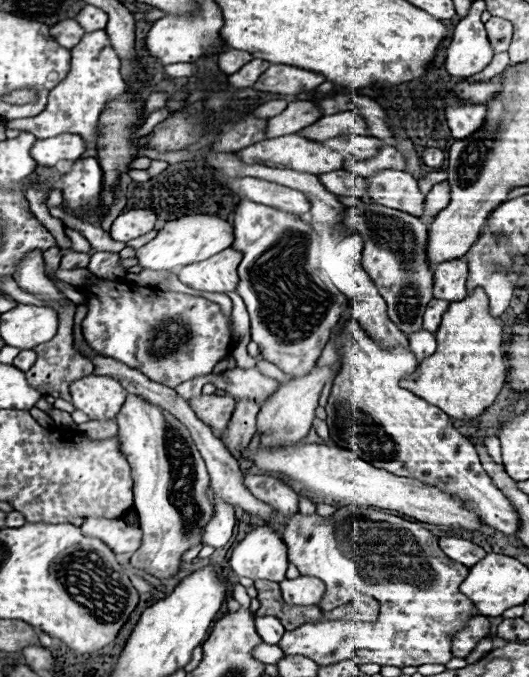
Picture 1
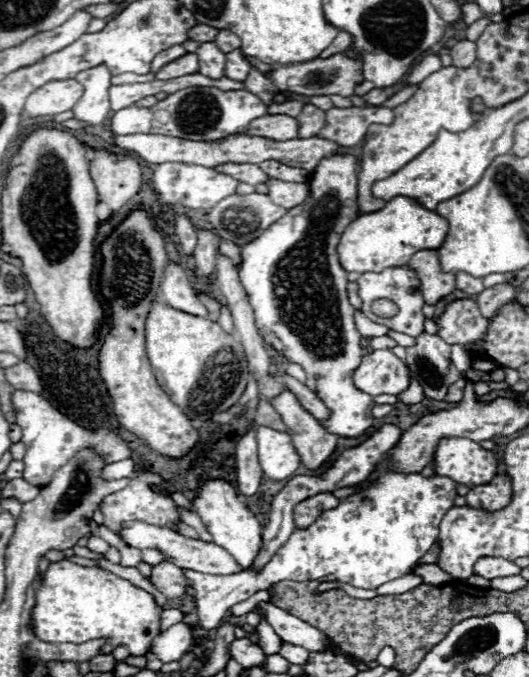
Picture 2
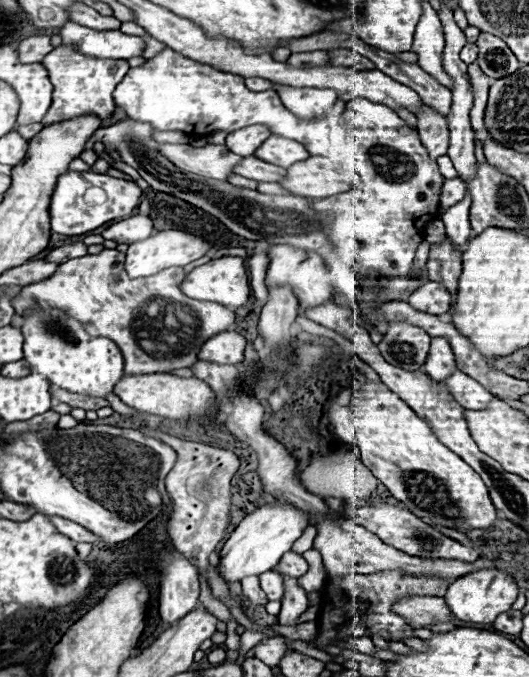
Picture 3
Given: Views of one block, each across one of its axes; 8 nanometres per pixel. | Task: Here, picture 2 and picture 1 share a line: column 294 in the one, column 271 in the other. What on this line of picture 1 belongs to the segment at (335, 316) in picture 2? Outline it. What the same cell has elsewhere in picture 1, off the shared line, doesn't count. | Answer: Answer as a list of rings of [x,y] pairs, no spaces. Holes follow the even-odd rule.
[[[240,200],[238,206],[234,208],[234,236],[236,238],[232,248],[244,254],[238,266],[240,282],[236,292],[242,296],[242,300],[248,306],[252,340],[258,344],[262,360],[276,364],[286,376],[292,376],[292,378],[306,376],[314,368],[326,342],[330,340],[330,330],[338,324],[342,314],[350,308],[346,294],[342,294],[330,281],[326,286],[312,272],[310,266],[306,268],[310,242],[312,238],[316,238],[316,232],[312,230],[308,222],[300,220],[296,214],[288,214],[272,206],[260,206],[248,200]]]

